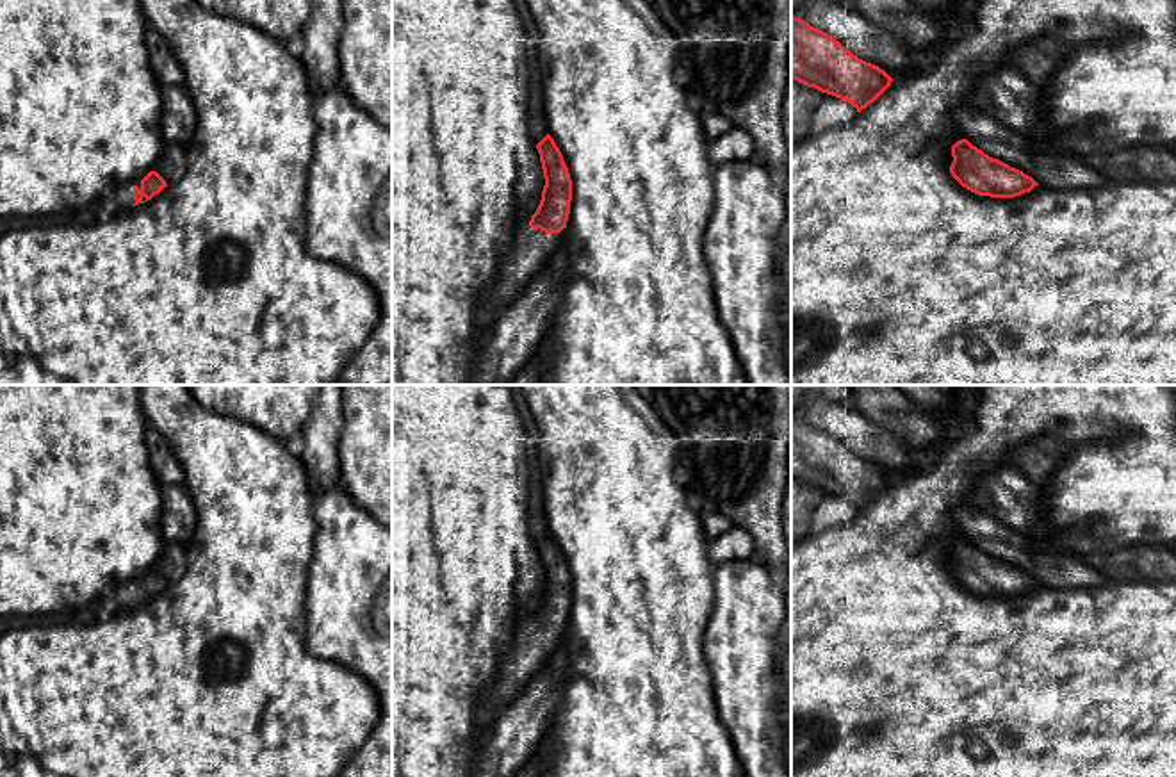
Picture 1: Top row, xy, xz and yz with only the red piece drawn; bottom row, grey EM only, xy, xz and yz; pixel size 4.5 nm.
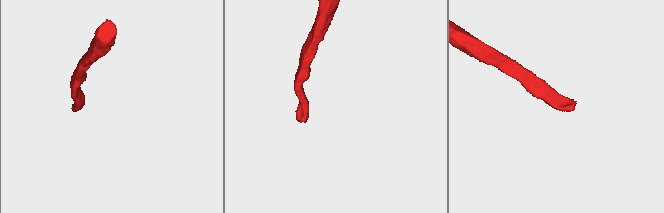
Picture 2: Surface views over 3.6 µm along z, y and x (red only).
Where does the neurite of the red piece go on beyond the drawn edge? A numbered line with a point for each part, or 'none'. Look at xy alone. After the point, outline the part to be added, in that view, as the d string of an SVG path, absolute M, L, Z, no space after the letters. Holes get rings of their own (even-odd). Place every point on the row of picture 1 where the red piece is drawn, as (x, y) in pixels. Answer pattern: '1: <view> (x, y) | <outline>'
1: xy (123, 198) | M141 180L135 182L134 185L121 185L112 200L110 200L110 210L112 212L125 212L128 210L130 207L134 207L135 200L134 200L134 187L139 187L141 189Z

